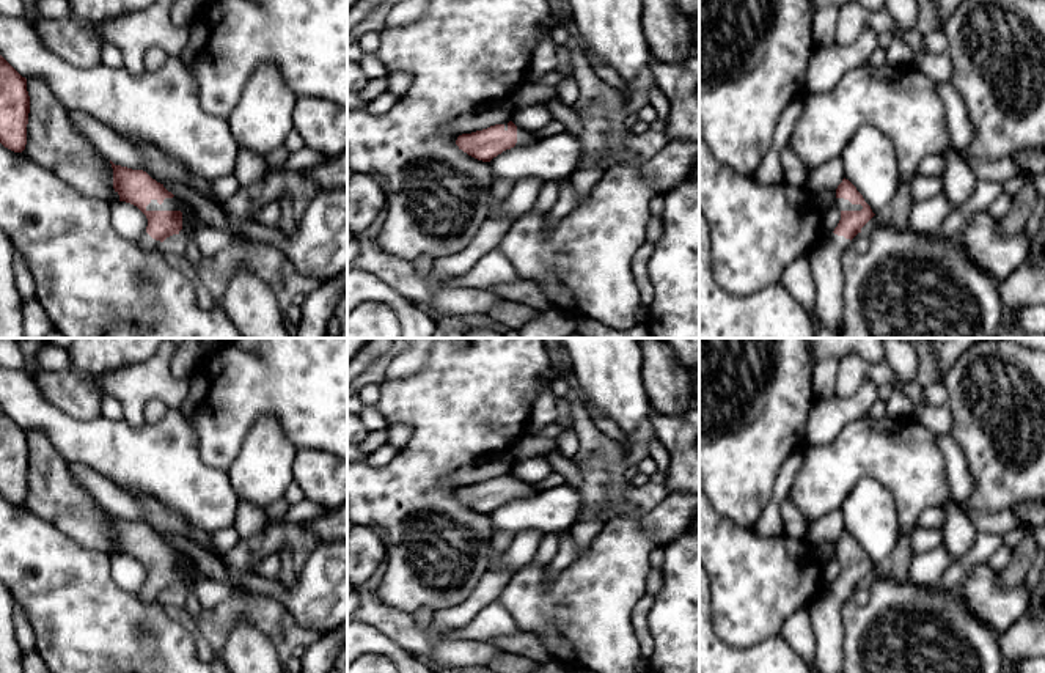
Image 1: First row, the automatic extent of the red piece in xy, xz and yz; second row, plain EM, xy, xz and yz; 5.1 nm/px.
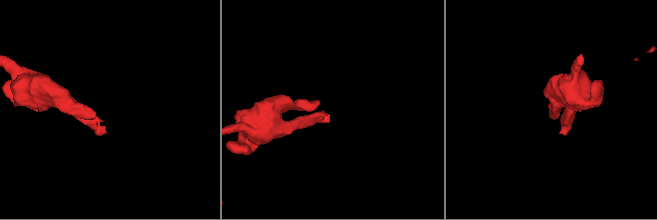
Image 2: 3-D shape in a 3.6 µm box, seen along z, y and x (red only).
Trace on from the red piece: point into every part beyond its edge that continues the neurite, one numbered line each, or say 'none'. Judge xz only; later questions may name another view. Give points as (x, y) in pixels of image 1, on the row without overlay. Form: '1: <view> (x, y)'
1: xz (524, 489)

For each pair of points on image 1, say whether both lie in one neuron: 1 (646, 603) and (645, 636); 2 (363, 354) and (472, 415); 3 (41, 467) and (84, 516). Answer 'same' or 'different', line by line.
1: same
2: different
3: same

